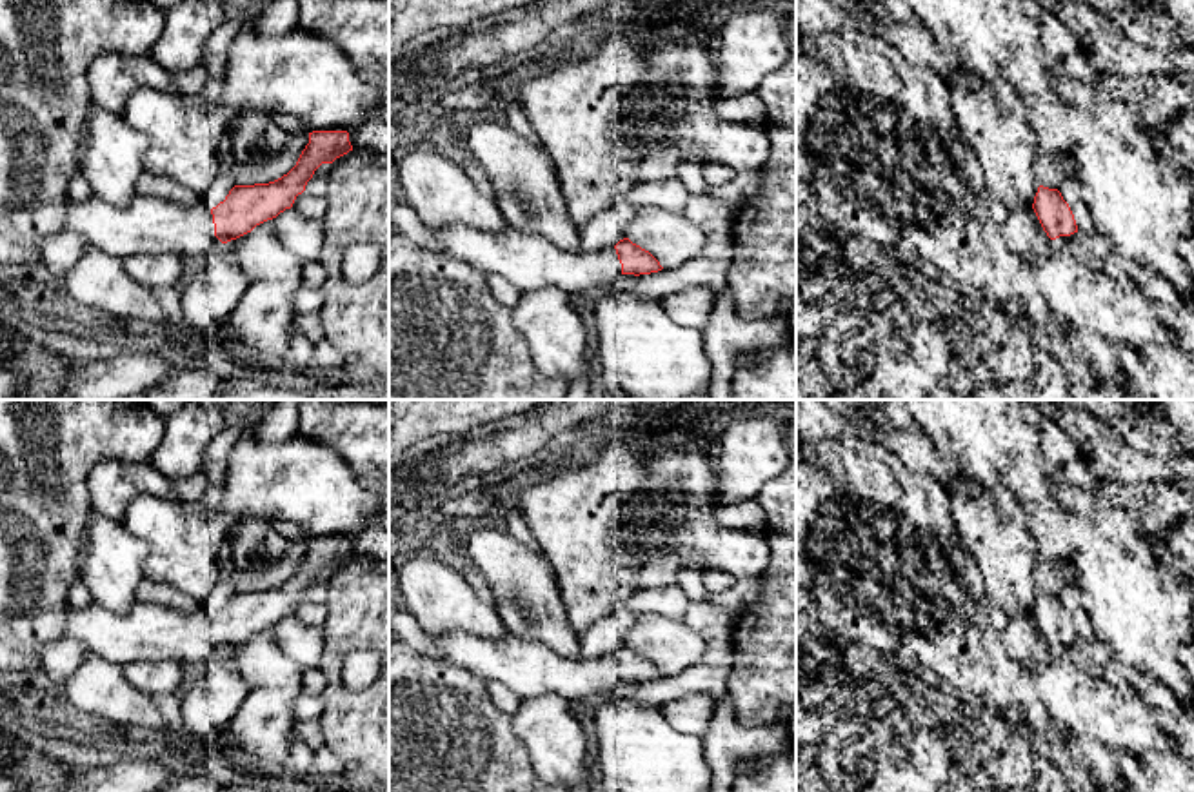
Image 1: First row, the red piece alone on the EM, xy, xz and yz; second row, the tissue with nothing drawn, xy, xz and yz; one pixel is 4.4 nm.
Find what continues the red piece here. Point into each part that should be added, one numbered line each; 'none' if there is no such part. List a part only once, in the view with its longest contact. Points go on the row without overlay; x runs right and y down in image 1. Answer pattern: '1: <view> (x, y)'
1: xy (146, 633)

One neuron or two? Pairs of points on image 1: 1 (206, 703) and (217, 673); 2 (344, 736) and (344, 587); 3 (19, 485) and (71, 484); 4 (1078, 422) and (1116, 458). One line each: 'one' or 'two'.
1: one
2: one
3: one
4: one

